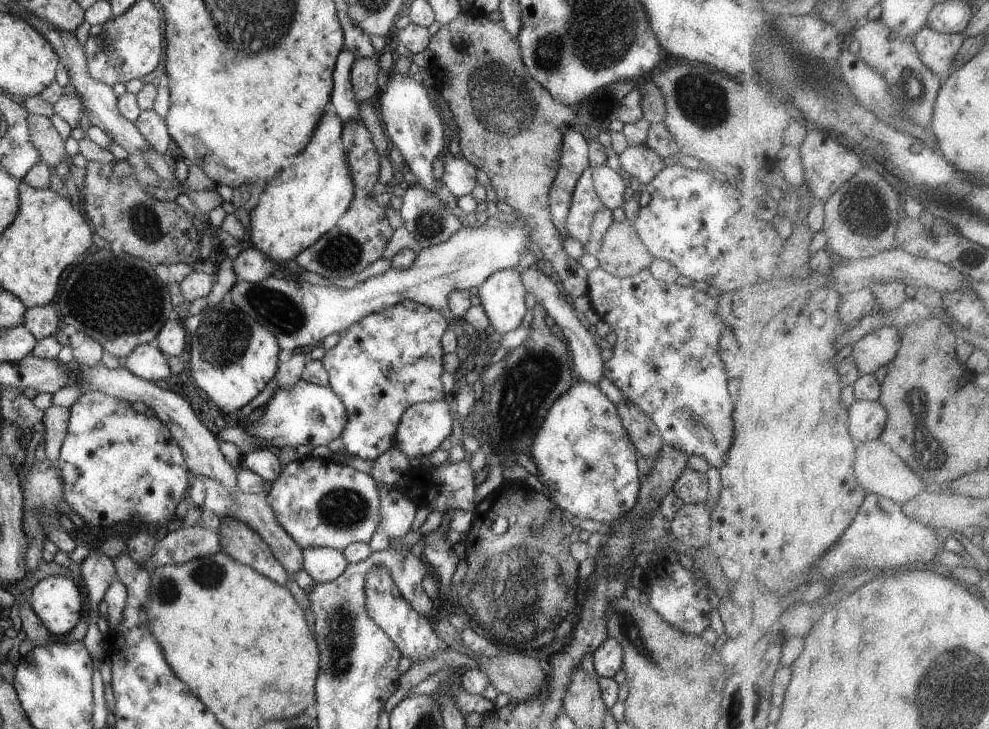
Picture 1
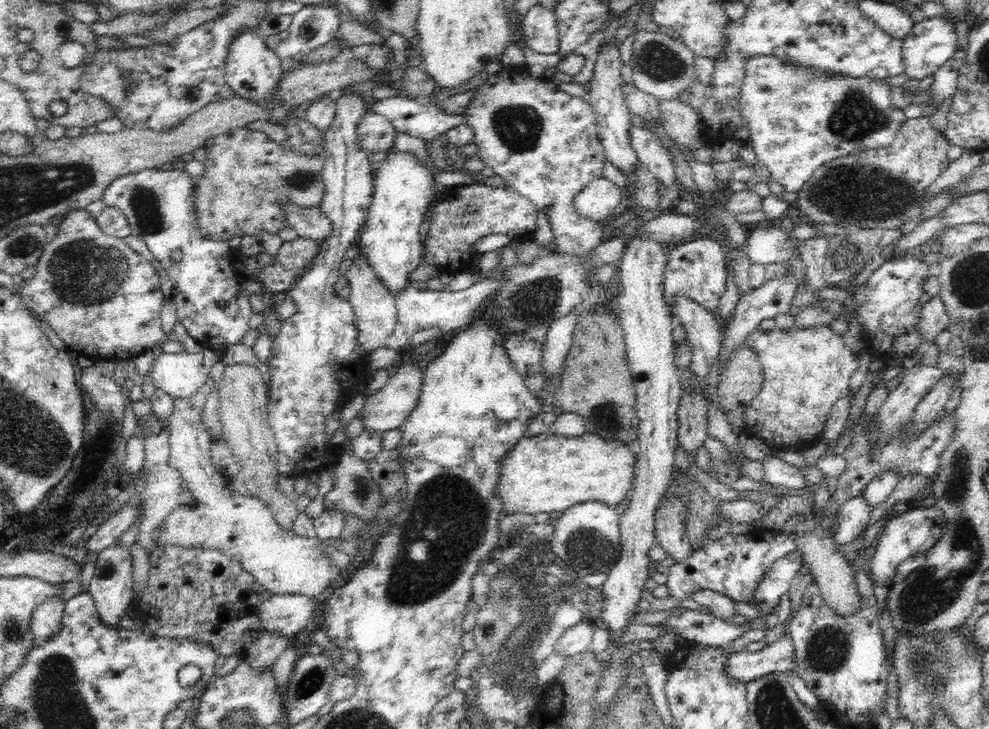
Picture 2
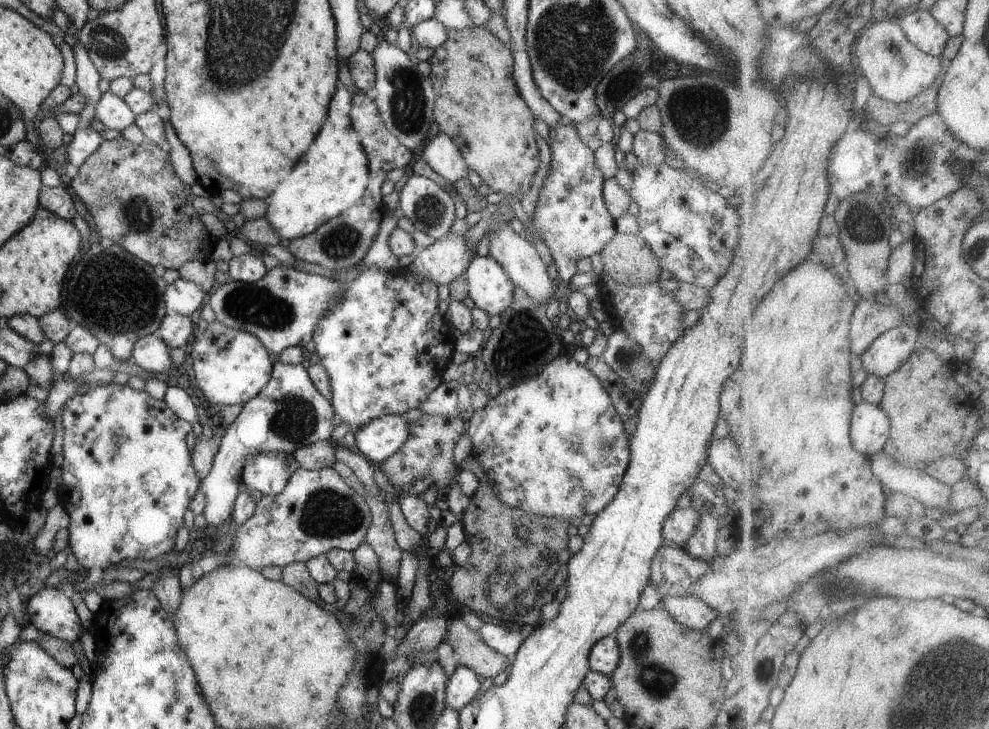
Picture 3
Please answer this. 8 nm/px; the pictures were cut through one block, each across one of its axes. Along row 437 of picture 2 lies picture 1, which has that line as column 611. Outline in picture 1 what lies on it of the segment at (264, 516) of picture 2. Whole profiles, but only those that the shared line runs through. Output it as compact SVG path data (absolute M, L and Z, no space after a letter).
M606 164L594 167L593 188L602 204L612 211L622 207L622 204L625 203L626 182L623 176Z

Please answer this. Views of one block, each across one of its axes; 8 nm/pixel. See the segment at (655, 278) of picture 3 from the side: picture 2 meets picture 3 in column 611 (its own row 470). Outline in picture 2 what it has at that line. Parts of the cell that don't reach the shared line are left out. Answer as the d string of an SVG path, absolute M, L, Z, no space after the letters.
M236 364L225 368L224 379L219 387L219 419L224 430L225 443L228 444L234 456L238 456L240 470L236 476L228 480L233 491L244 496L253 496L265 501L282 529L292 530L297 512L293 496L282 494L276 488L276 481L280 476L277 469L276 439L274 430L269 423L267 409L267 385L260 370L250 364Z

